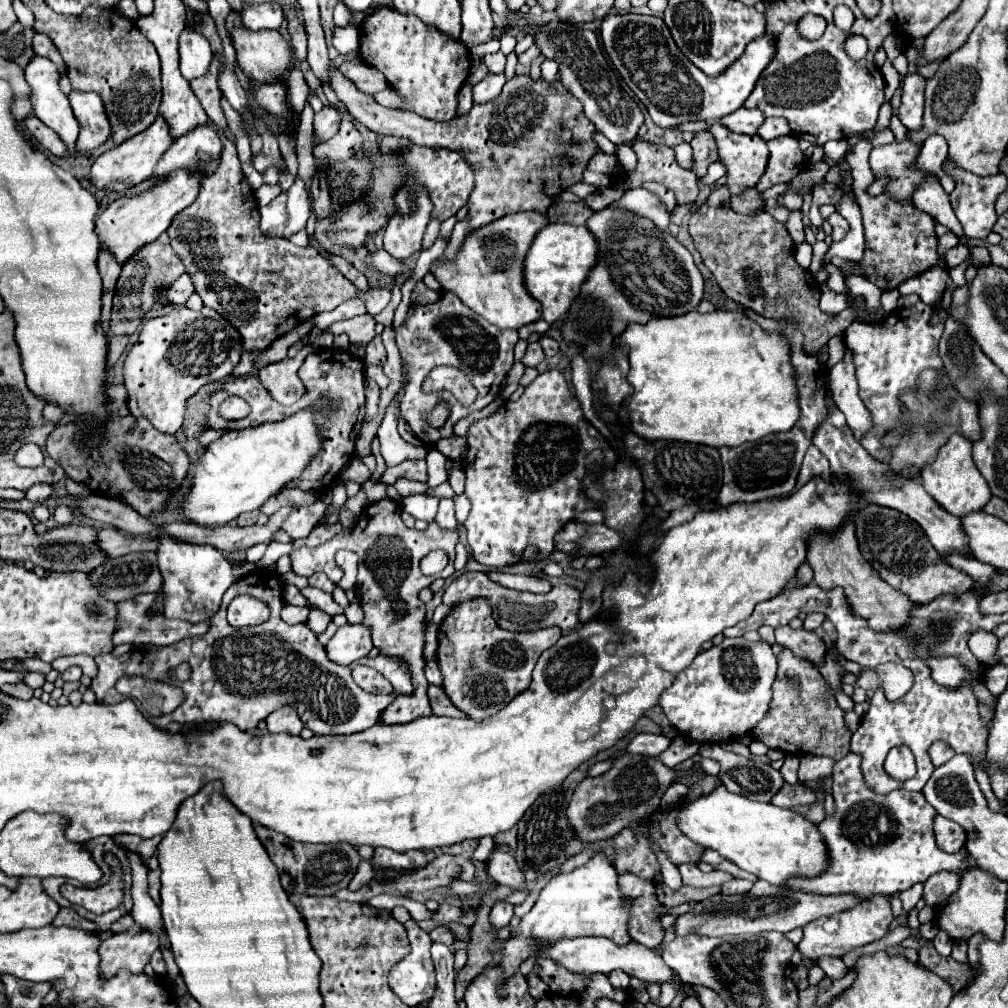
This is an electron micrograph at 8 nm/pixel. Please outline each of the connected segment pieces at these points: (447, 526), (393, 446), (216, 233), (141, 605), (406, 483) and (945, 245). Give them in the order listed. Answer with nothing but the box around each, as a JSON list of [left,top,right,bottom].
[[436,500,456,530],[378,384,427,466],[166,56,390,350],[112,594,210,646],[394,478,428,496],[937,232,956,269]]

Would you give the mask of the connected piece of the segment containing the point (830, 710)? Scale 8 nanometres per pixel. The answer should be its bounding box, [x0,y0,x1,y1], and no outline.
[752,650,852,760]

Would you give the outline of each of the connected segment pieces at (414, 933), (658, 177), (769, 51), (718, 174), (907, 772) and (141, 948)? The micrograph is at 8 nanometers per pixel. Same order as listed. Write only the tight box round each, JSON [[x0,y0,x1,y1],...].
[[390,920,436,1006],[618,140,698,204],[600,14,774,128],[702,162,726,184],[884,746,916,780],[98,924,160,978]]

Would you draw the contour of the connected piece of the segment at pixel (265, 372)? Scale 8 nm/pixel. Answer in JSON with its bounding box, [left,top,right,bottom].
[258,334,334,406]

